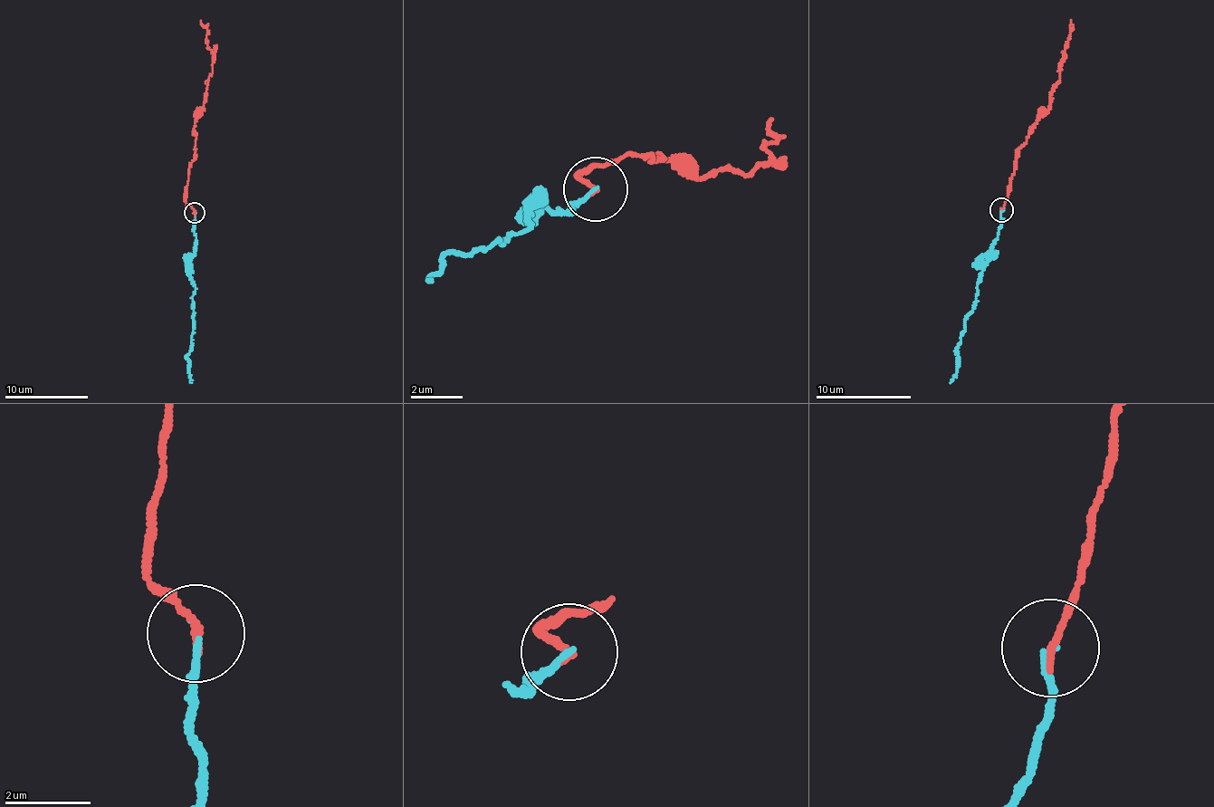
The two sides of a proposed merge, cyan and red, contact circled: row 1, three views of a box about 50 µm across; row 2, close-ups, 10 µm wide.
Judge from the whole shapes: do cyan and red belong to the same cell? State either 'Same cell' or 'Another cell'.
Same cell

